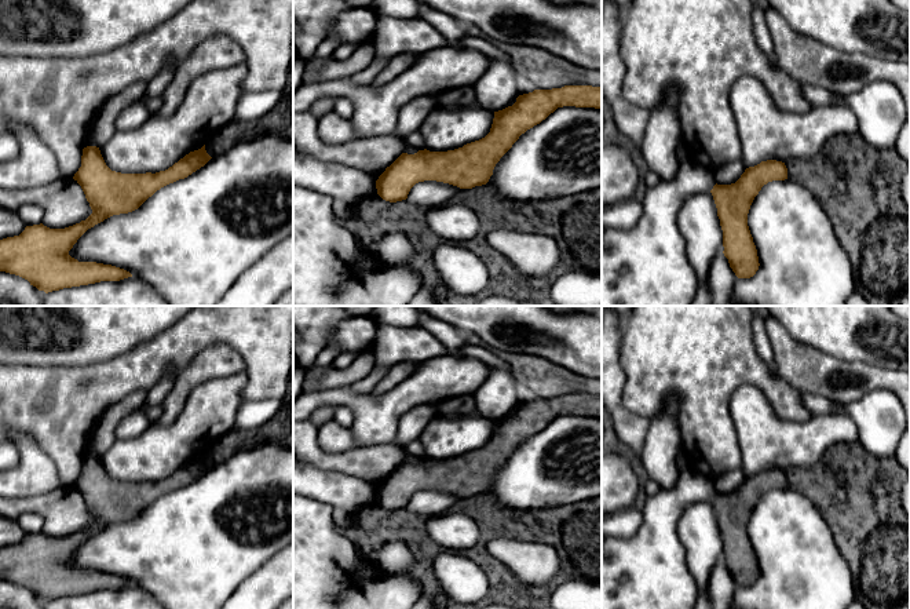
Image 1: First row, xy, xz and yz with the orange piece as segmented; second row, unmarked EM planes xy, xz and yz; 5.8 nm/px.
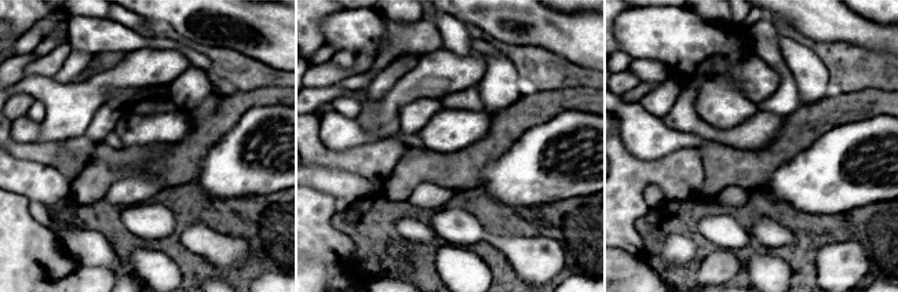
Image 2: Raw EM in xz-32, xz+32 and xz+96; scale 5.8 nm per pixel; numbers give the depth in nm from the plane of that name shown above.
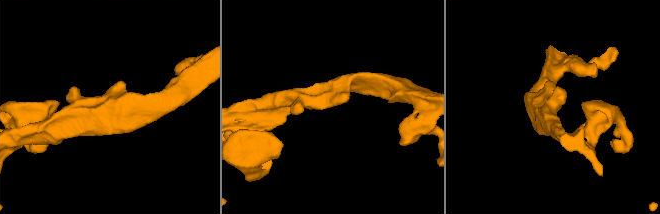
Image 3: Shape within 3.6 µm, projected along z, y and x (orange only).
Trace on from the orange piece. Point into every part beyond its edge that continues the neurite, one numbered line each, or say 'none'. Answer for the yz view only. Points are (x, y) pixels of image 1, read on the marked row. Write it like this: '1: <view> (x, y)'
none

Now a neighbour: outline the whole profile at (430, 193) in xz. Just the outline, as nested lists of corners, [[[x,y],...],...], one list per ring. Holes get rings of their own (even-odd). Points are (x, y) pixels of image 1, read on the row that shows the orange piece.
[[[424,180],[416,183],[410,189],[406,200],[413,204],[432,208],[446,204],[458,190],[460,187],[449,183]]]

